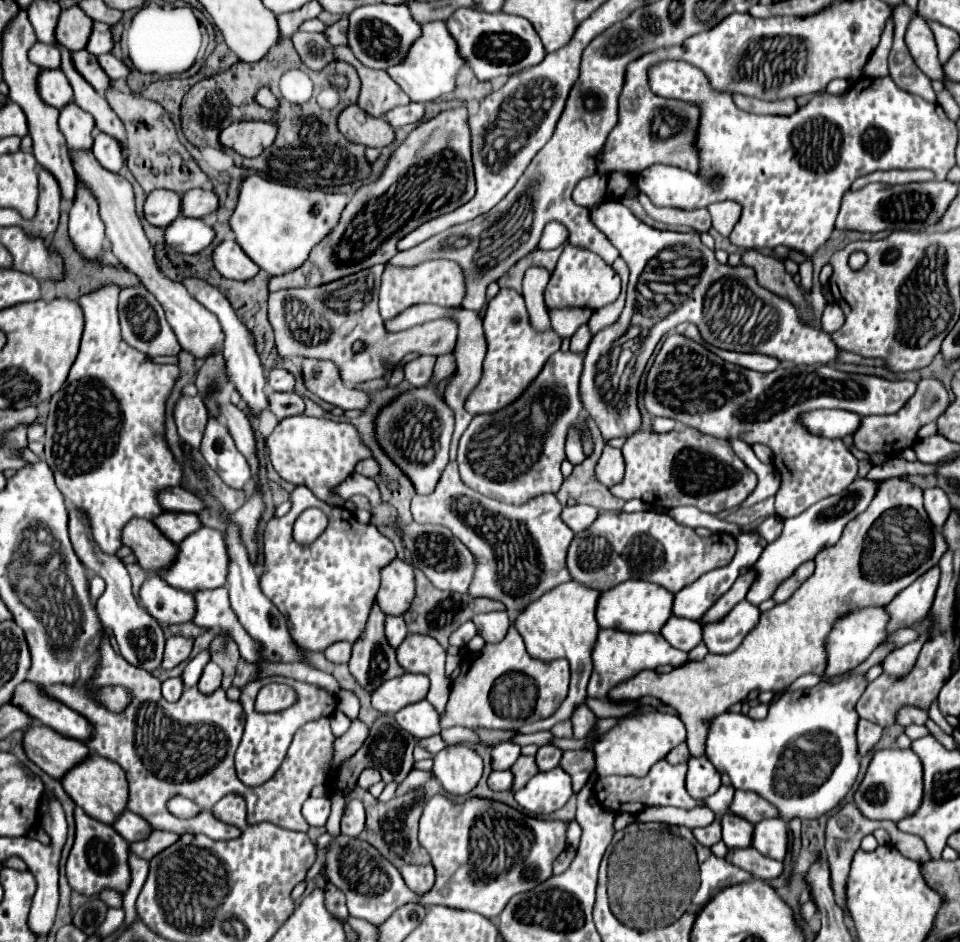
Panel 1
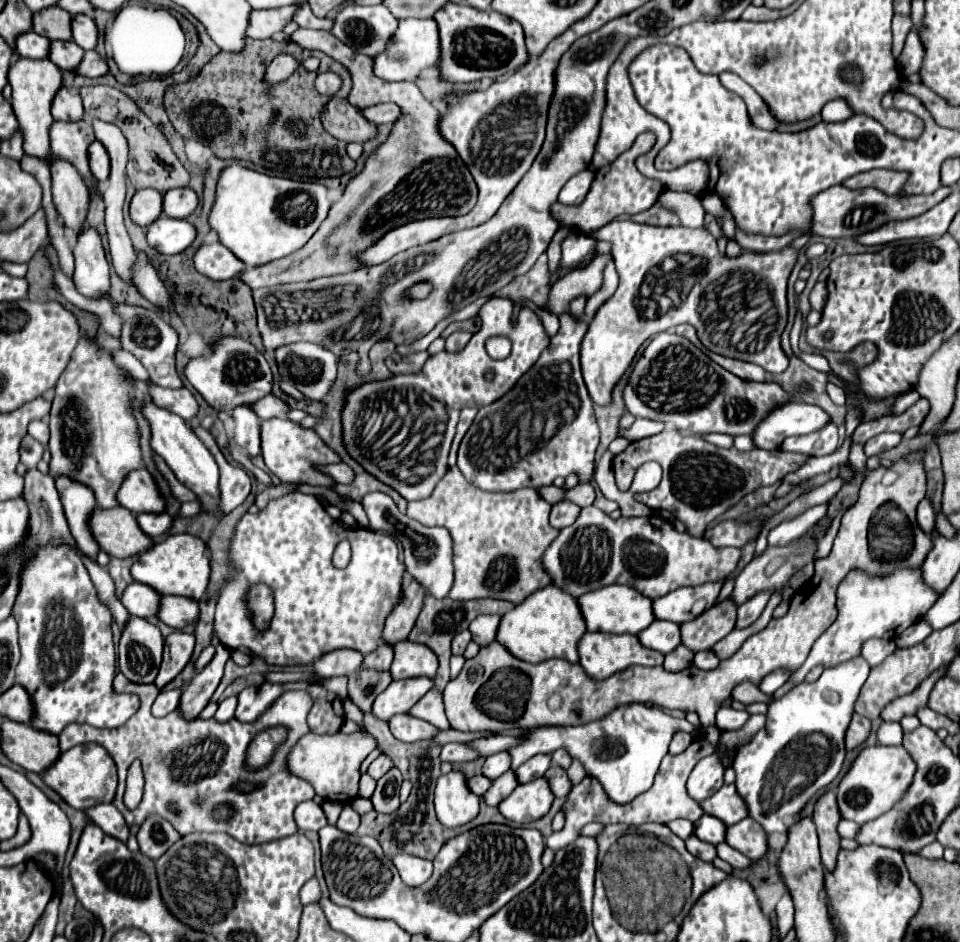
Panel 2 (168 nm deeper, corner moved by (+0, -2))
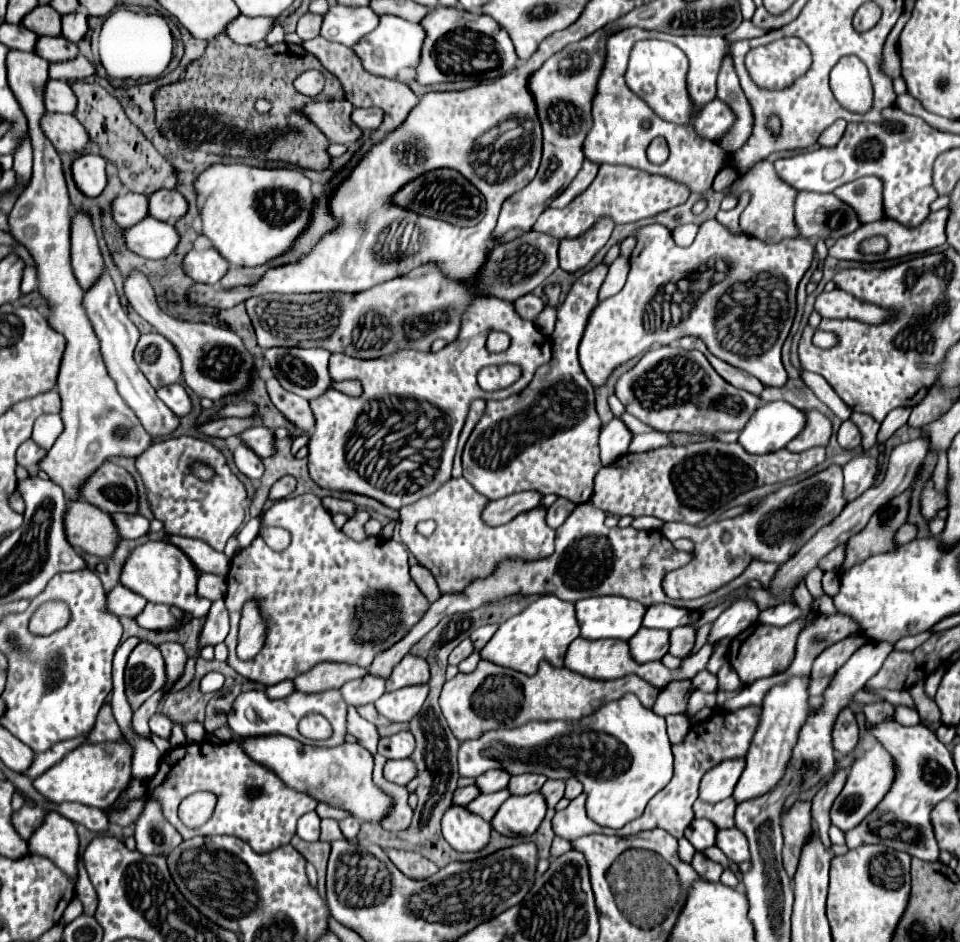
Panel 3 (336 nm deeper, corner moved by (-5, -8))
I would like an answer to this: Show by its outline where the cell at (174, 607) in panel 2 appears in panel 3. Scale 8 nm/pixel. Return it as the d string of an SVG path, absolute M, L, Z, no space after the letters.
M147 604L135 622L145 628L145 630L161 630L175 626L181 620L183 612L179 608L169 608L169 606L159 606L159 604Z

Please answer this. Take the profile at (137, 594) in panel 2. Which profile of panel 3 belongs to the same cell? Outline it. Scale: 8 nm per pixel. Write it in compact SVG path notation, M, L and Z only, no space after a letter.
M115 586L111 592L107 592L107 608L115 616L135 618L141 608L145 608L145 600L141 596L135 596L135 592L129 592L125 586Z

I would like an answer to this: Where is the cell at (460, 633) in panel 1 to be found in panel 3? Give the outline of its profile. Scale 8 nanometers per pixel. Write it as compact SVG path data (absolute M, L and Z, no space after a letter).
M467 638L467 640L463 640L463 642L451 652L451 656L449 656L449 664L457 666L457 664L459 664L461 660L465 660L471 652L473 652L473 642Z

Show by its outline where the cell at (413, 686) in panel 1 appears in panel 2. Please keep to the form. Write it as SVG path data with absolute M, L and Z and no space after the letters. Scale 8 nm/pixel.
M406 678L394 680L376 700L374 716L380 720L390 720L394 714L408 712L430 688L434 686L432 678Z

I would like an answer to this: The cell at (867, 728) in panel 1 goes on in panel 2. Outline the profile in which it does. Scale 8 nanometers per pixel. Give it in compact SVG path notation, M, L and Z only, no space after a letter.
M854 714L852 722L850 722L850 728L846 732L846 750L854 750L860 744L864 744L868 734L870 734L870 720Z

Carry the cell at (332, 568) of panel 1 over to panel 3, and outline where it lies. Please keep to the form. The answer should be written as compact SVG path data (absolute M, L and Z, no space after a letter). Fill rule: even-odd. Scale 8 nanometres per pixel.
M303 494L293 498L277 500L271 508L265 510L263 522L267 526L281 526L287 528L291 534L291 544L283 552L271 550L263 538L255 538L251 546L237 552L237 556L231 560L231 570L227 574L227 594L225 604L229 608L231 616L231 630L225 638L229 658L227 664L241 674L247 680L259 682L263 686L273 686L283 680L291 680L307 670L311 670L319 662L347 662L357 664L361 668L367 668L377 652L383 650L381 642L359 642L355 638L359 630L359 618L355 610L371 600L373 608L363 612L365 616L389 616L389 640L387 644L393 646L397 640L421 620L425 614L425 608L429 608L429 600L423 596L423 592L417 588L413 578L409 576L409 554L403 544L395 540L383 540L383 538L365 538L363 542L355 542L349 536L345 536L339 528L335 528L331 514L323 508L321 500L315 494ZM247 600L257 600L257 606L261 610L261 616L265 620L265 646L261 652L251 660L237 660L235 646L237 646L237 630L241 620L241 610Z

